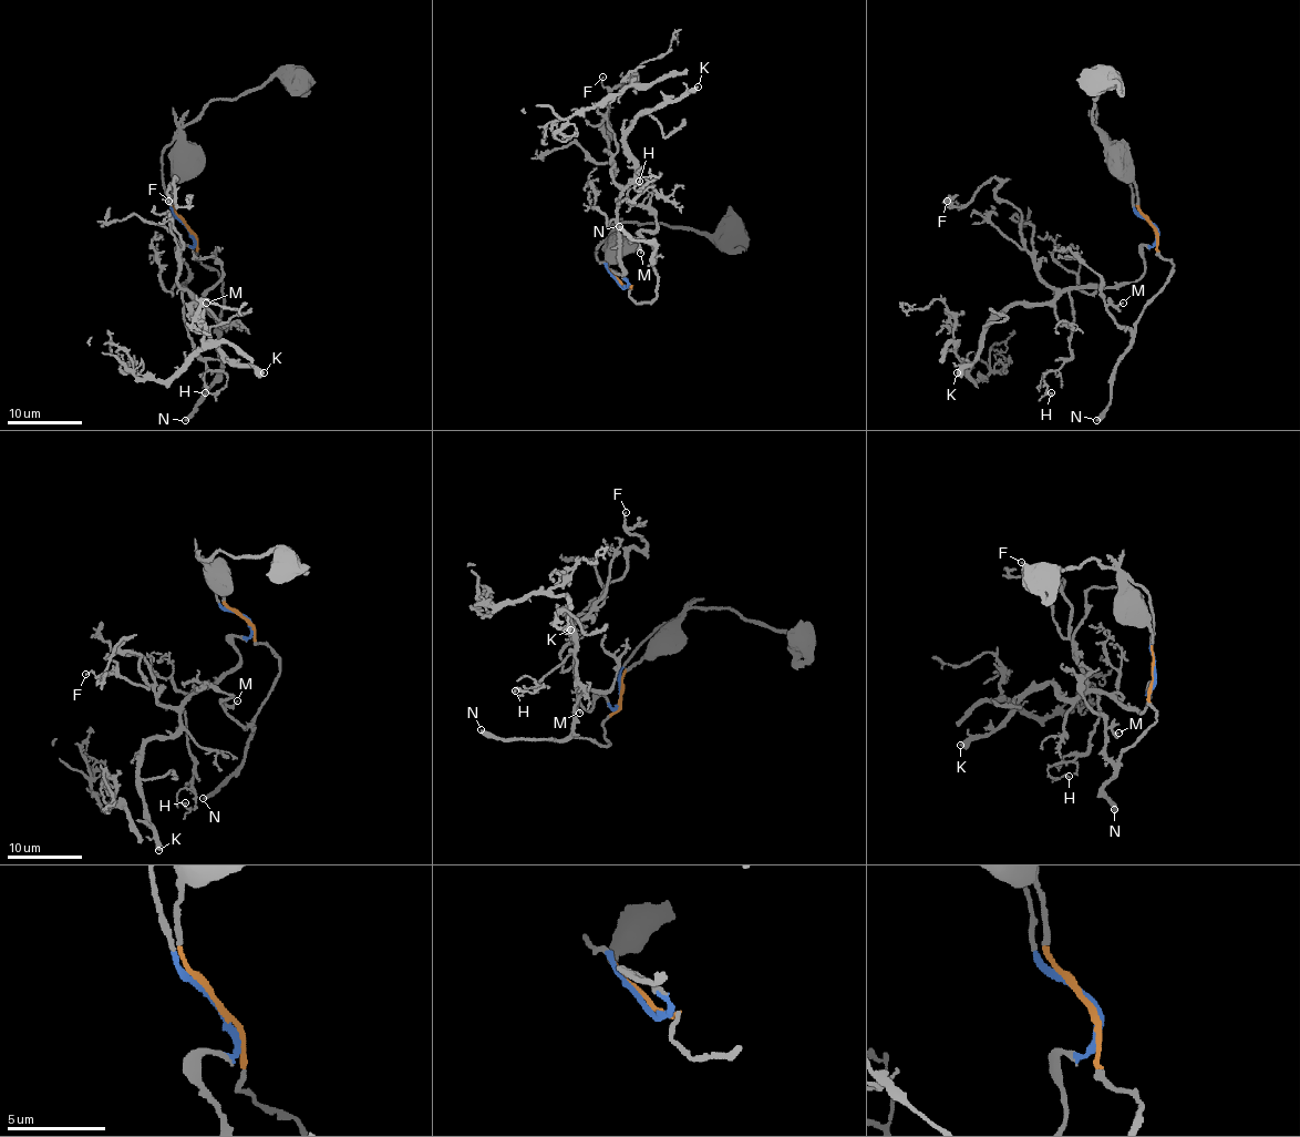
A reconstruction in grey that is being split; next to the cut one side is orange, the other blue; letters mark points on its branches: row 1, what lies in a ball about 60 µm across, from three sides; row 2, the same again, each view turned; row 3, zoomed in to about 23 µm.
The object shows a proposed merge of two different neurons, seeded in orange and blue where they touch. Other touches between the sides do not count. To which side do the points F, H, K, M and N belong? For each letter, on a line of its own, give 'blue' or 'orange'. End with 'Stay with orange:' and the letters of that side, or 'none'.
F: blue
H: blue
K: blue
M: orange
N: orange
Stay with orange: M, N

